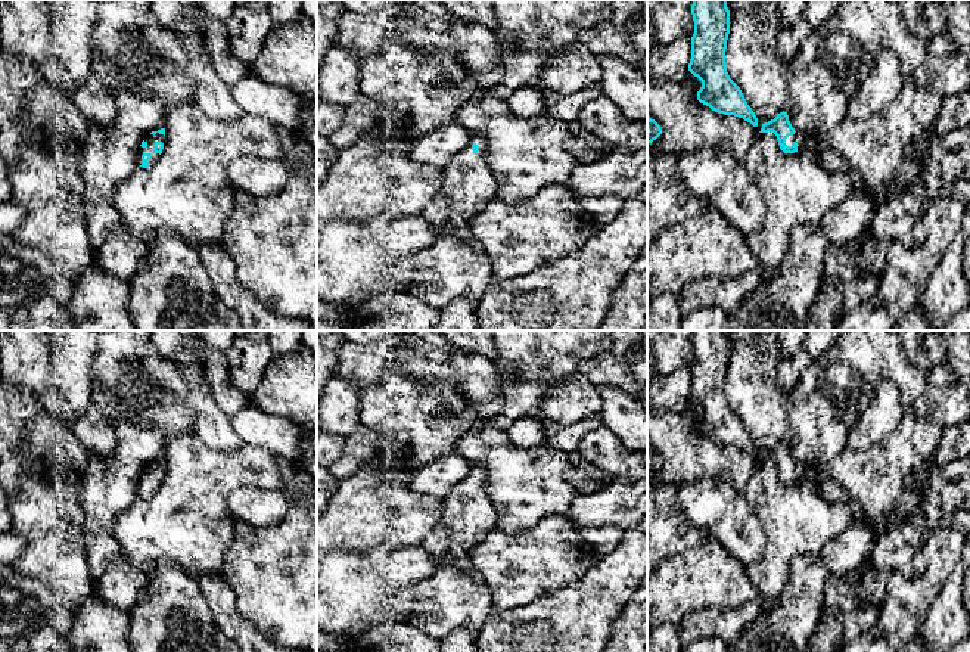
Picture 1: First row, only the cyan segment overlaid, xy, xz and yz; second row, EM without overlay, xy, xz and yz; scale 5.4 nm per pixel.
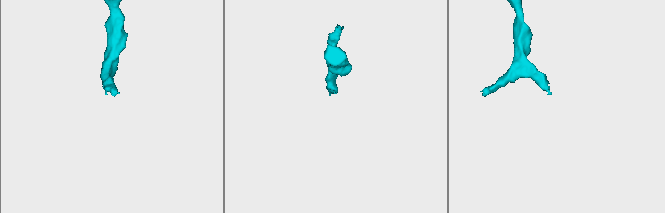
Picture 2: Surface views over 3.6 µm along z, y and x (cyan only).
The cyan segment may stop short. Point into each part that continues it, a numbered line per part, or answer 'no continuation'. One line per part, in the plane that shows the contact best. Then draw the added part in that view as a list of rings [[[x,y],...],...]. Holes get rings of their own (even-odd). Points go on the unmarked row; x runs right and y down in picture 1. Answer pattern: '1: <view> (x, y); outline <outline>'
1: xy (151, 469); outline [[[149,463],[143,468],[143,471],[147,474],[147,476],[146,478],[139,476],[139,479],[137,479],[137,496],[139,497],[142,496],[142,485],[143,484],[150,484],[152,488],[147,491],[147,494],[149,494],[149,497],[152,497],[156,493],[156,490],[159,488],[159,484],[153,482],[153,474],[155,472],[165,474],[167,468],[164,465],[159,465],[159,463],[156,463],[155,466]]]

